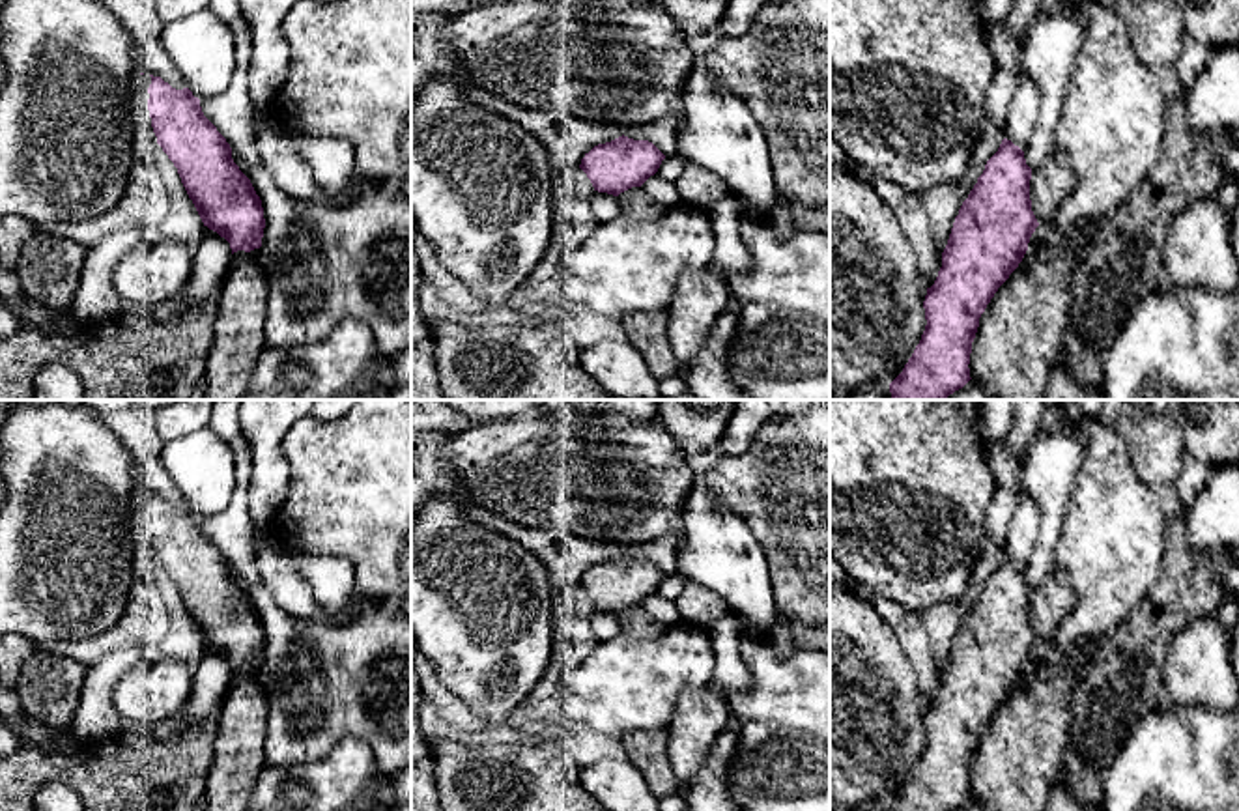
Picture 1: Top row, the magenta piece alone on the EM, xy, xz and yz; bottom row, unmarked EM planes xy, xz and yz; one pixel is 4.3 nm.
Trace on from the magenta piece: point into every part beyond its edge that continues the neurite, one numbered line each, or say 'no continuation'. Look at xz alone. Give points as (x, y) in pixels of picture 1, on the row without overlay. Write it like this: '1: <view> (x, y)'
no continuation

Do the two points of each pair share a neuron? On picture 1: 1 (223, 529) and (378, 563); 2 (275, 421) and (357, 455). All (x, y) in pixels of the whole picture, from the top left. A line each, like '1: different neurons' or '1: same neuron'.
1: different neurons
2: different neurons

